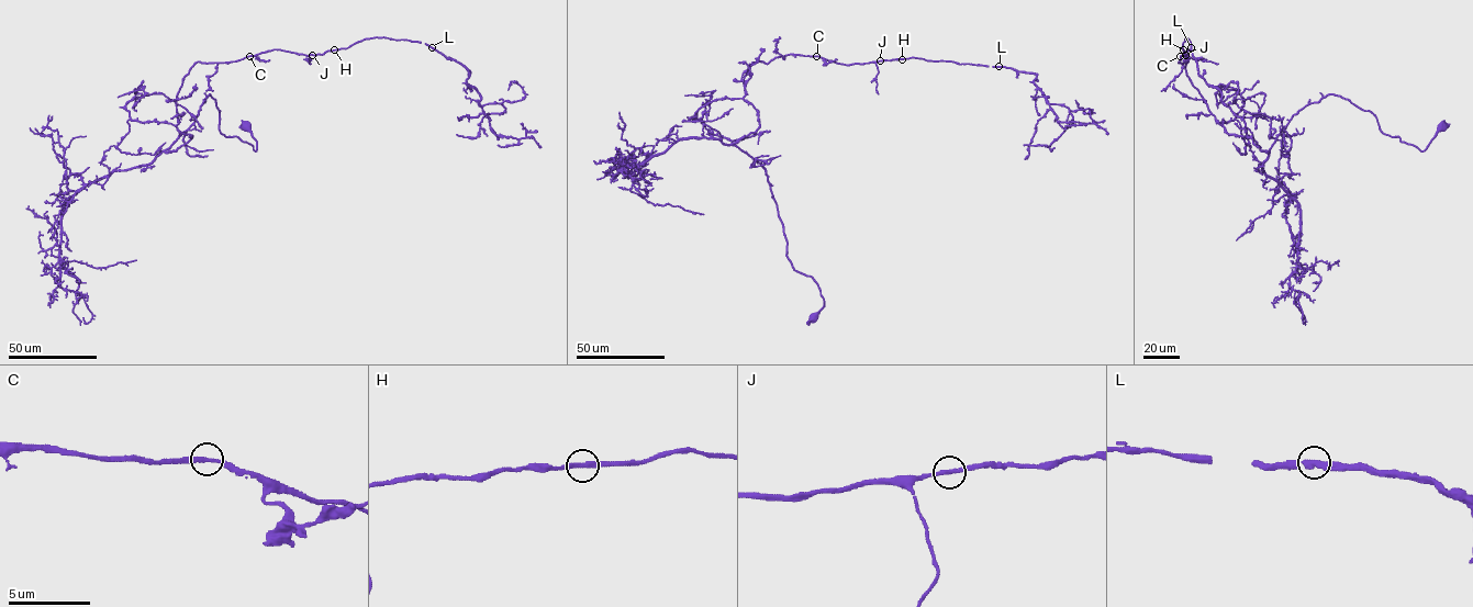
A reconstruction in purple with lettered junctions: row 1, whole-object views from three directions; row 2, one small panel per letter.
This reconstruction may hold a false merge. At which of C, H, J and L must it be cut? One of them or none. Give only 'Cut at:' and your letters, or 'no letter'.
Cut at: no letter

